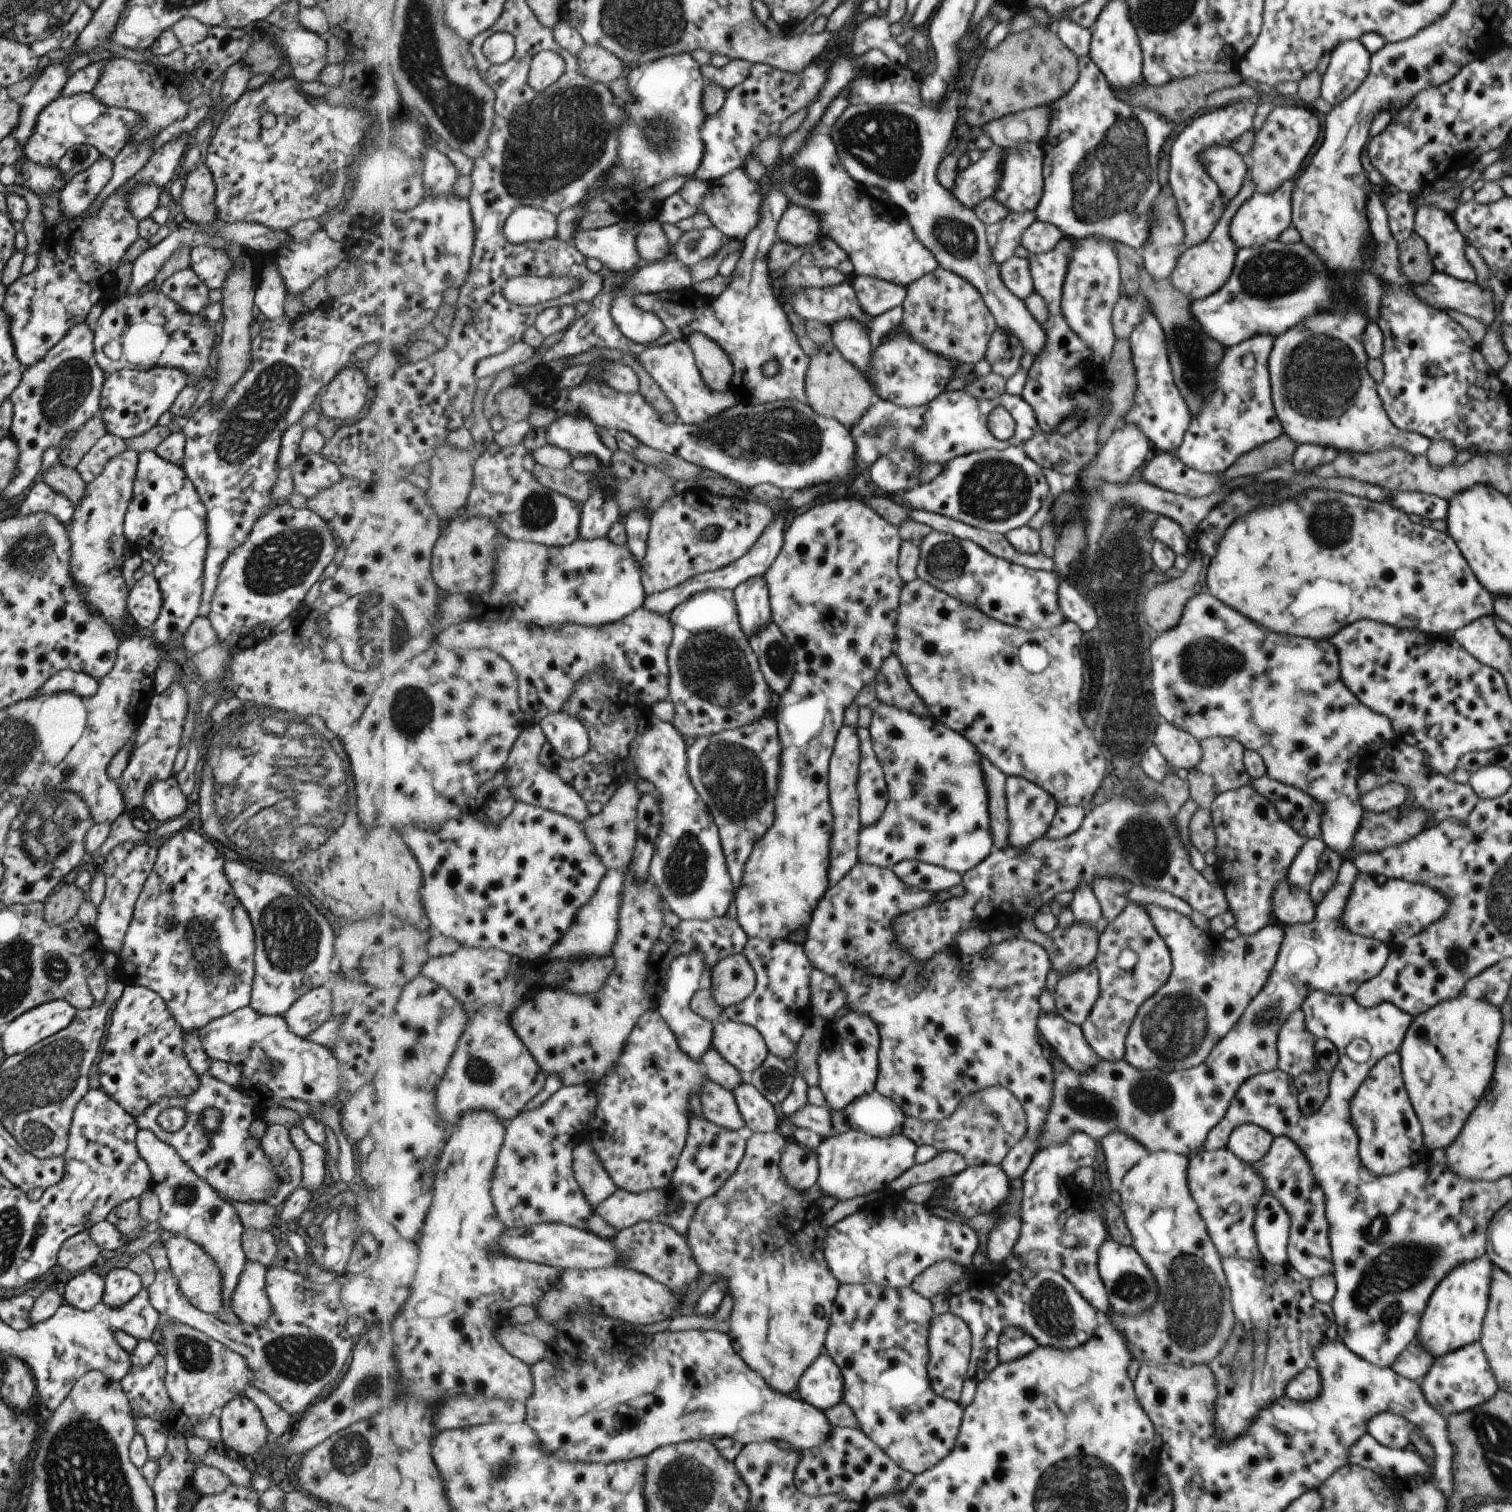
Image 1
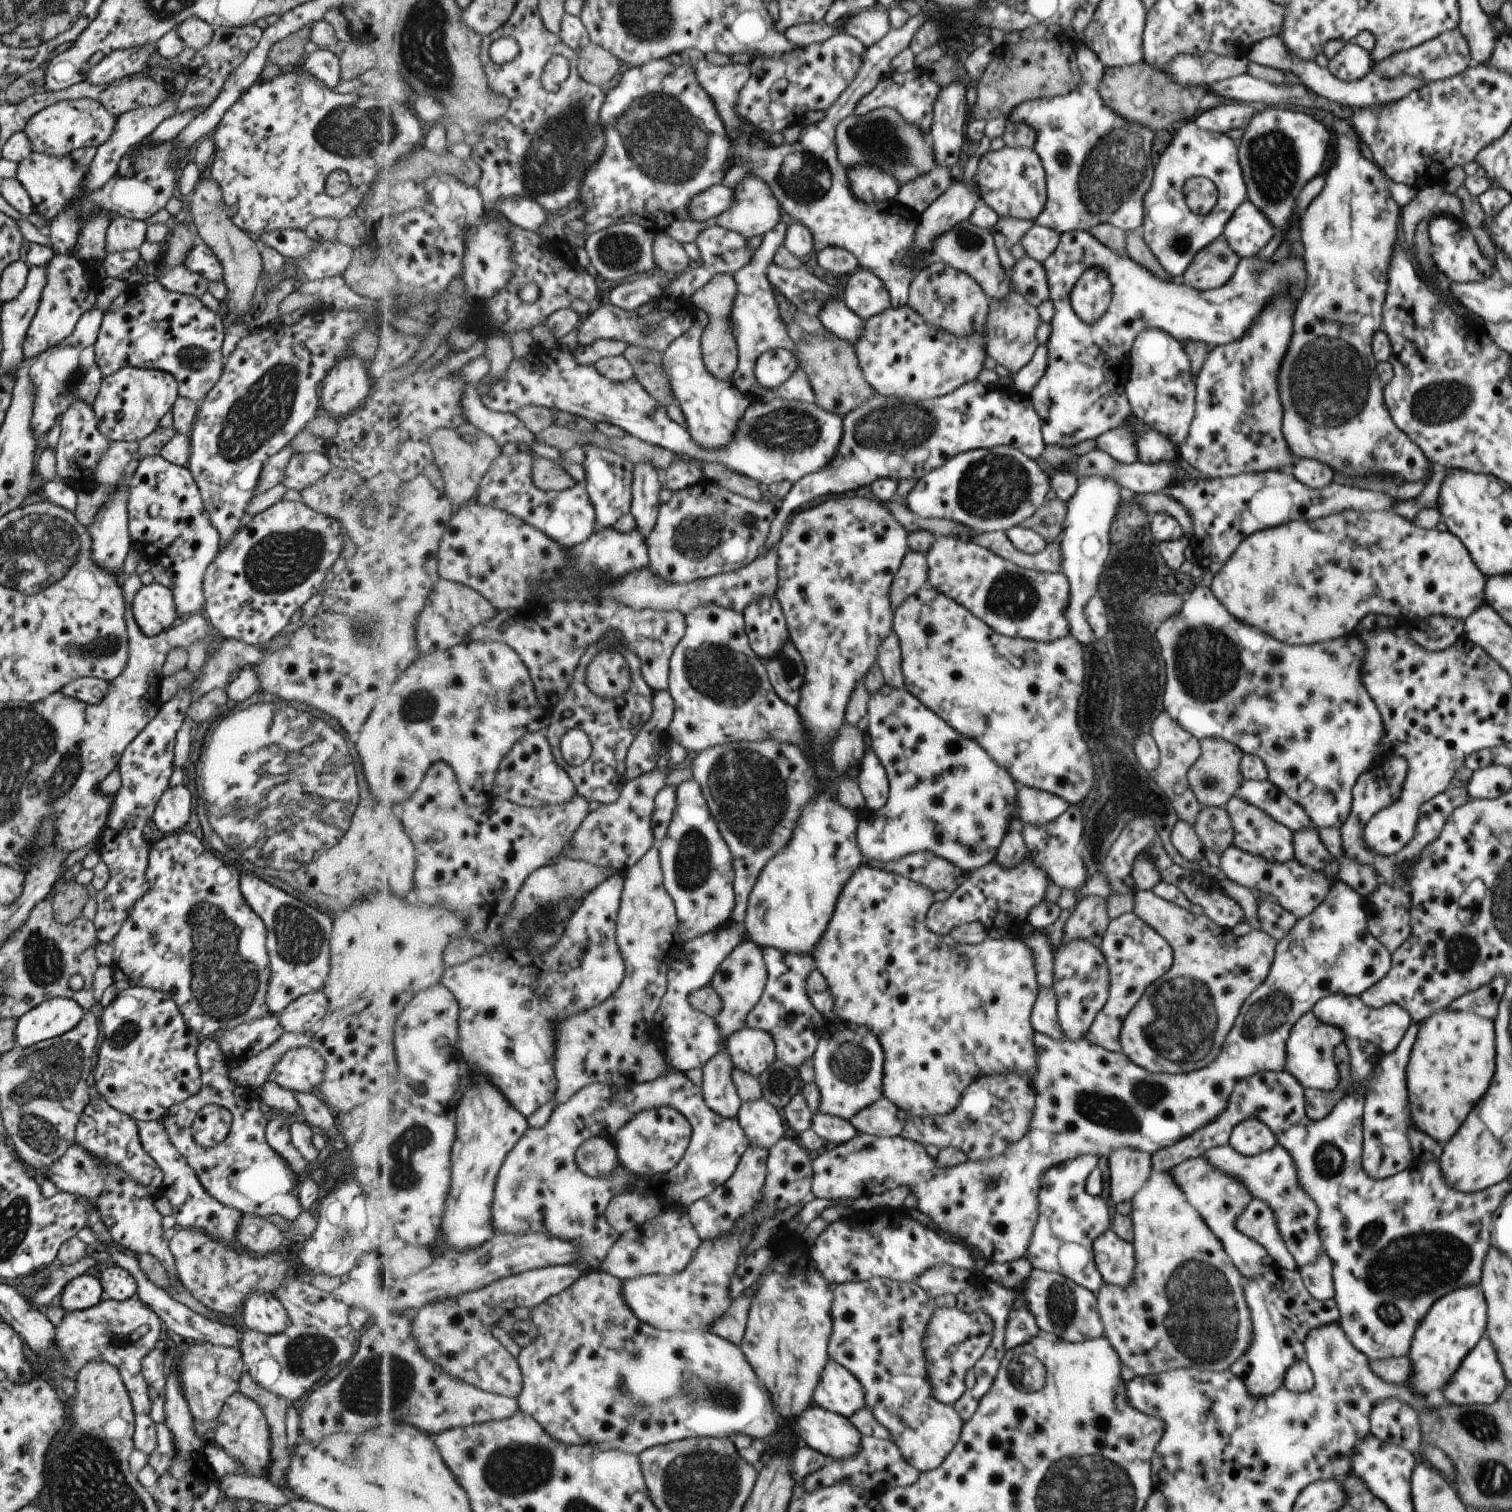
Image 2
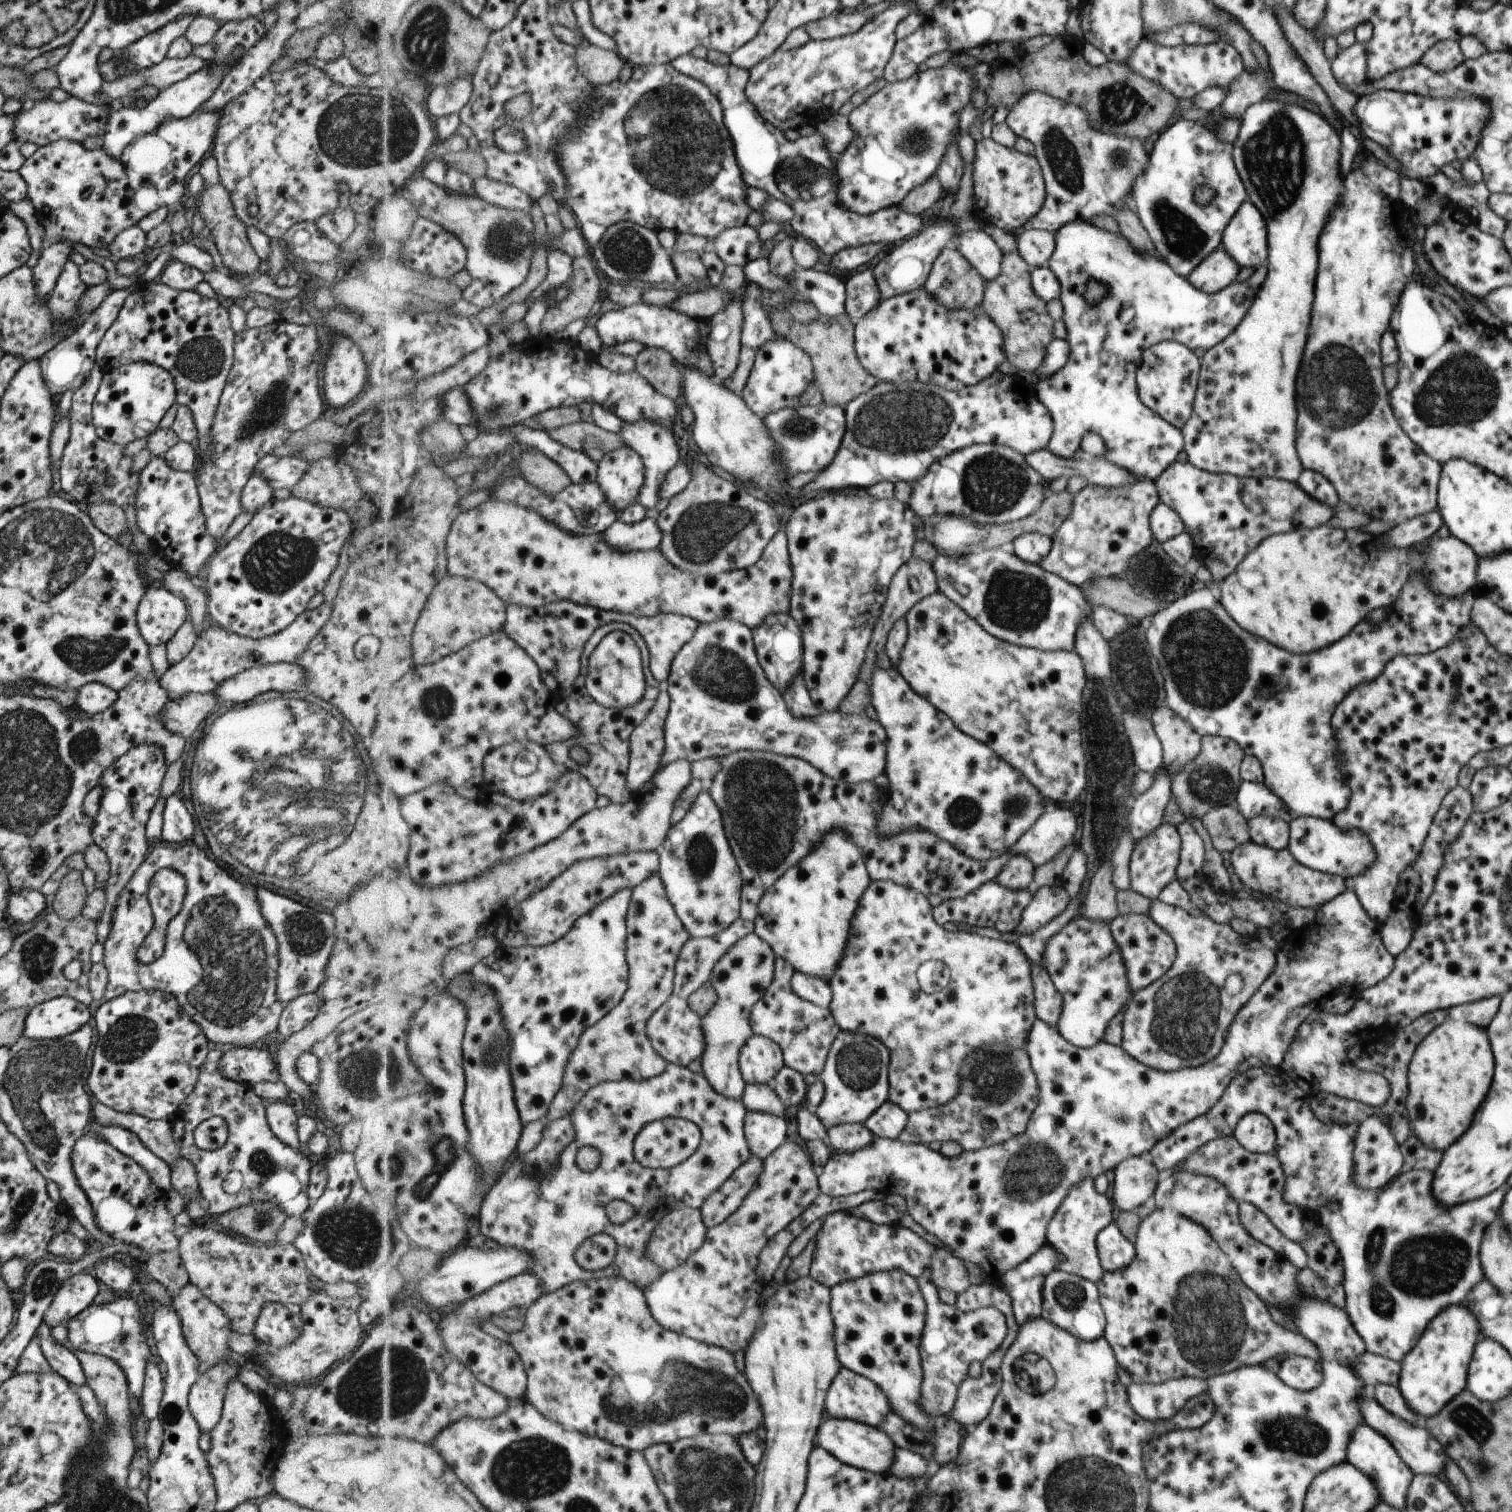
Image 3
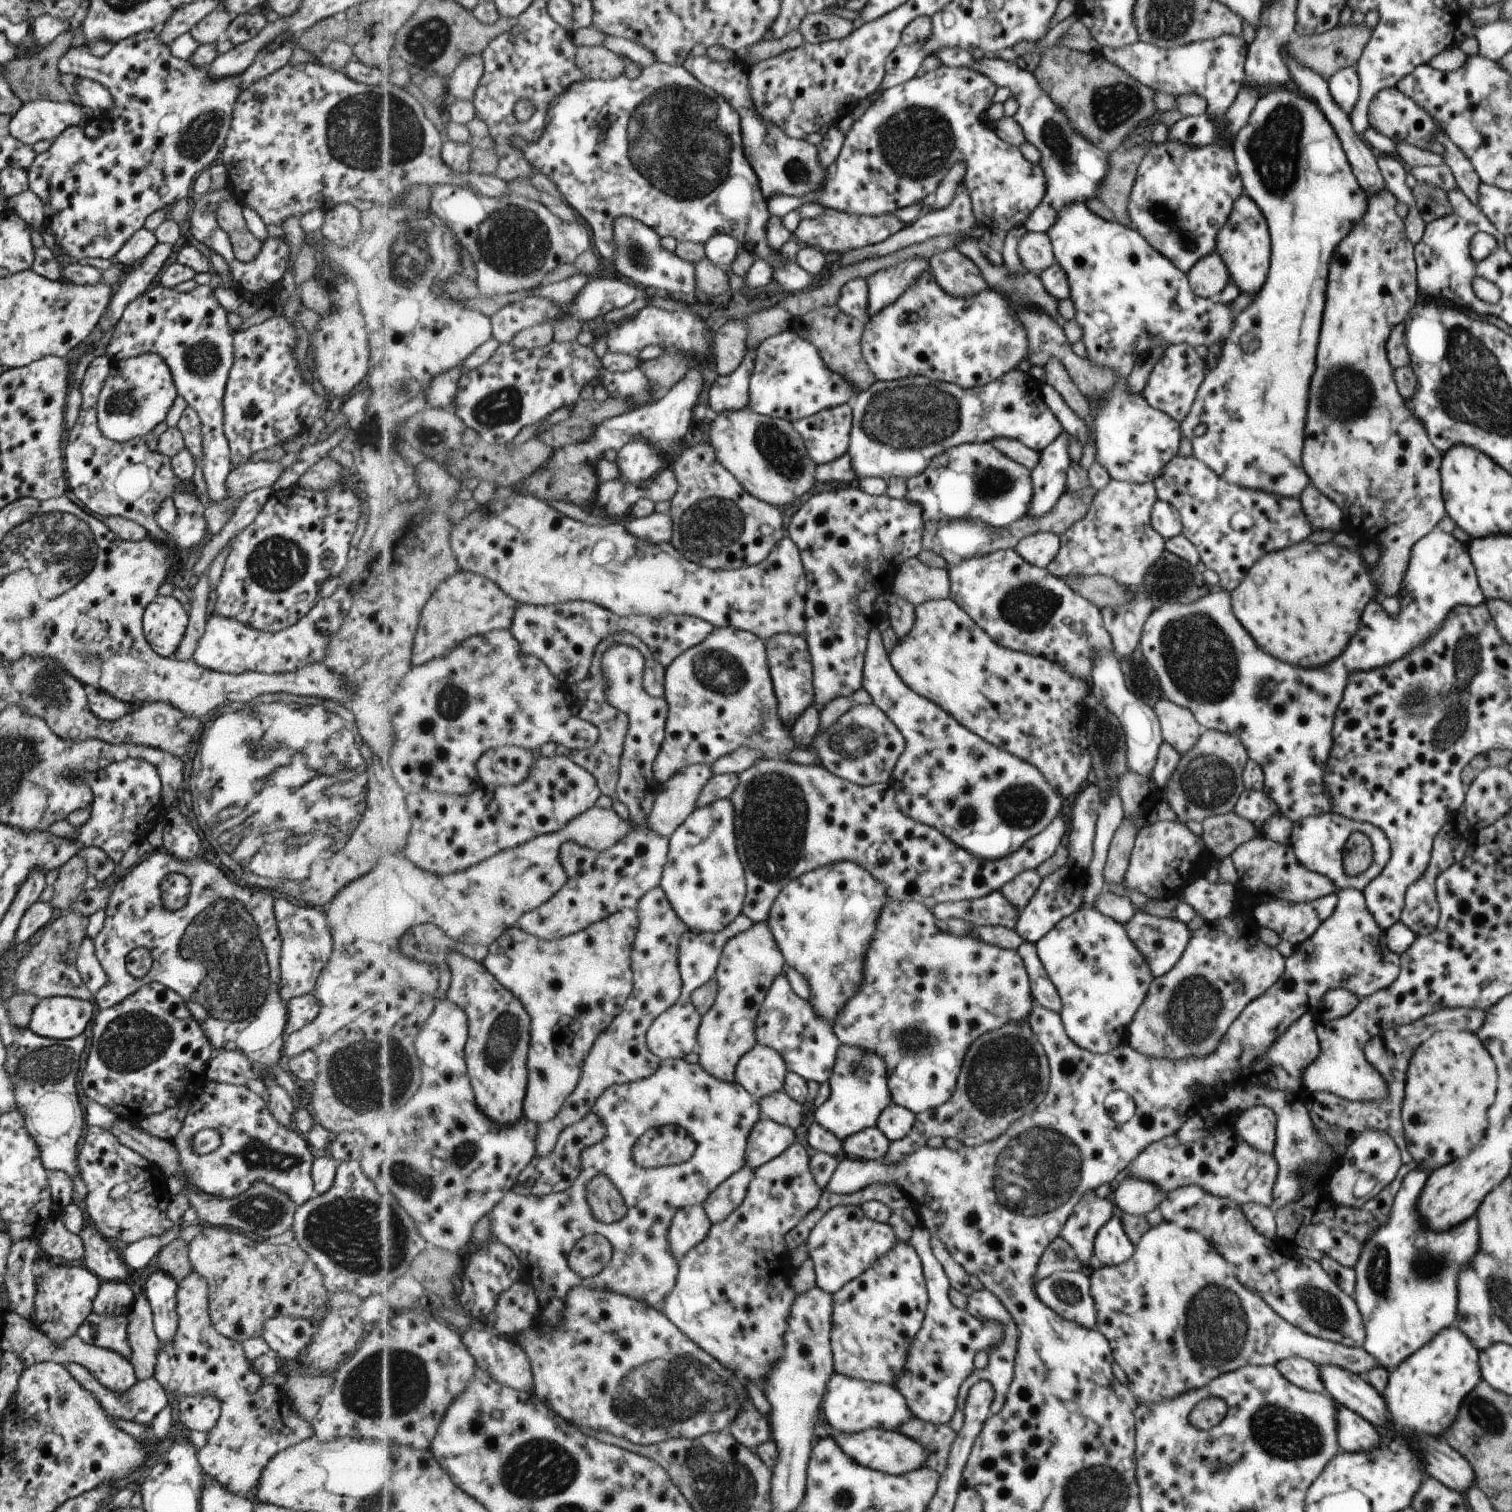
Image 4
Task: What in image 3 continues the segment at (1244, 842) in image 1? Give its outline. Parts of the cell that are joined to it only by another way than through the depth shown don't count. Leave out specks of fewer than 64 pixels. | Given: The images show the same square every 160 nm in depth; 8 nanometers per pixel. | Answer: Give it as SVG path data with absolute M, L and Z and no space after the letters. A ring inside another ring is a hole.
M1253 817L1246 821L1250 840L1254 843L1273 850L1287 848L1290 835L1288 821L1271 817Z

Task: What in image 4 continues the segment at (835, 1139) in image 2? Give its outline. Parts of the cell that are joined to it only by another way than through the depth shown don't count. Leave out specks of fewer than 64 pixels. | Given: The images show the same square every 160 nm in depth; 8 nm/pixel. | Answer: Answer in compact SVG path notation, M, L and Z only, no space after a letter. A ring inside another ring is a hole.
M877 1126L850 1136L843 1148L847 1157L879 1161L889 1152L892 1140Z

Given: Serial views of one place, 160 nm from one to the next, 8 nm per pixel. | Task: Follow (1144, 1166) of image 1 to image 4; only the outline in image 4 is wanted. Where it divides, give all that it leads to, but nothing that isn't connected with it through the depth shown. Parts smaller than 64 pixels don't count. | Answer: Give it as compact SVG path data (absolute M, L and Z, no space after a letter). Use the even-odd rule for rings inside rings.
M1163 1221L1157 1227L1150 1227L1145 1234L1139 1237L1136 1244L1136 1250L1132 1257L1120 1265L1100 1266L1097 1265L1095 1270L1090 1274L1091 1278L1091 1295L1096 1304L1096 1330L1100 1331L1102 1335L1111 1344L1113 1354L1116 1357L1117 1364L1121 1370L1126 1374L1127 1386L1131 1388L1132 1394L1137 1404L1139 1402L1159 1402L1161 1398L1173 1399L1177 1395L1188 1393L1190 1390L1207 1386L1208 1382L1213 1382L1214 1378L1219 1378L1221 1374L1227 1374L1229 1371L1234 1371L1245 1365L1275 1365L1276 1362L1283 1361L1291 1356L1303 1357L1309 1359L1317 1366L1321 1365L1335 1365L1345 1370L1350 1370L1364 1378L1369 1369L1376 1368L1376 1360L1361 1347L1348 1347L1339 1343L1326 1341L1325 1339L1315 1338L1313 1335L1302 1331L1300 1327L1293 1326L1284 1318L1281 1318L1276 1311L1269 1308L1268 1303L1264 1301L1255 1292L1245 1288L1233 1276L1230 1271L1230 1266L1227 1261L1214 1249L1211 1245L1195 1231L1177 1227L1176 1224Z

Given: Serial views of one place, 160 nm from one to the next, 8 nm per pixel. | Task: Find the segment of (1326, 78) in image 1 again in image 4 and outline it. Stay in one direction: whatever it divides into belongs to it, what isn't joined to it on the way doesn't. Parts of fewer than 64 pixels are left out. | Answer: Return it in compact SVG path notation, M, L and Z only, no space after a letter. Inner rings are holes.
M1354 67L1341 69L1326 80L1329 94L1336 105L1349 116L1358 99L1358 76Z

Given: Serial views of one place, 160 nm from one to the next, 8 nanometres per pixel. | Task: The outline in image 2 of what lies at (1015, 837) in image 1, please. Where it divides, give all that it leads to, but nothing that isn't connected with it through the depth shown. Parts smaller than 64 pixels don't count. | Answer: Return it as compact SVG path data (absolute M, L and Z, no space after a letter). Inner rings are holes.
M1030 786L1019 787L1017 816L1025 824L1045 826L1064 813L1068 805L1057 795Z

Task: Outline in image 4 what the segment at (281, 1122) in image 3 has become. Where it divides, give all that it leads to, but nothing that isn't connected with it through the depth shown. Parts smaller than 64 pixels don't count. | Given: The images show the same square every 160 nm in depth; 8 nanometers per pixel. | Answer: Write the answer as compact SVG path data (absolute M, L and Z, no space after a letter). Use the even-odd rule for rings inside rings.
M162 849L154 850L139 864L129 864L130 871L110 890L103 908L104 921L92 940L95 956L107 977L107 982L95 992L95 1004L101 1010L109 1008L152 982L173 990L183 998L184 1005L197 1021L214 1052L221 1049L237 1051L260 1067L260 1081L268 1094L267 1108L271 1116L286 1127L293 1114L293 1102L289 1093L275 1082L272 1075L272 1069L277 1067L281 1058L279 1054L287 1020L287 1002L279 996L278 991L280 938L271 896L262 890L234 884L219 868L203 859L183 862ZM172 872L183 874L189 880L190 888L187 901L175 911L162 907L159 888L162 878ZM137 947L147 949L151 959L147 974L141 978L133 978L125 968L125 957Z

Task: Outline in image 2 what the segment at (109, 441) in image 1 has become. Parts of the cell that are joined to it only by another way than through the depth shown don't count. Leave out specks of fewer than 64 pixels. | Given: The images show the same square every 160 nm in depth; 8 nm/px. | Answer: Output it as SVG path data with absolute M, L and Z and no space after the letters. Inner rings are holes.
M136 441L108 442L107 448L100 456L99 462L94 468L93 474L99 485L111 486L120 480L120 476L126 464L133 458L137 458L138 444Z

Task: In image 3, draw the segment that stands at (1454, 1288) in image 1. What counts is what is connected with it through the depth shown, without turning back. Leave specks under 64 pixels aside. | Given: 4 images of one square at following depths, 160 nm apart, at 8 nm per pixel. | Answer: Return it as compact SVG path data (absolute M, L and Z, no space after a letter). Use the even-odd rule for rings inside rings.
M1464 1304L1448 1306L1432 1319L1433 1322L1428 1322L1429 1330L1424 1330L1417 1344L1400 1360L1400 1378L1396 1384L1405 1404L1416 1415L1422 1416L1424 1419L1435 1416L1453 1397L1465 1390L1468 1366L1471 1364L1480 1332L1476 1316Z

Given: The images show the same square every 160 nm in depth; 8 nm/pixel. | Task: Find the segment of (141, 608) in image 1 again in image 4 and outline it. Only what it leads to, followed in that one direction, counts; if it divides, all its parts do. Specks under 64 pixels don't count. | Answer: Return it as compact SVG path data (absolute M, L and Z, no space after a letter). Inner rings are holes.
M155 595L142 614L142 633L160 657L171 657L185 634L186 608L174 597Z

